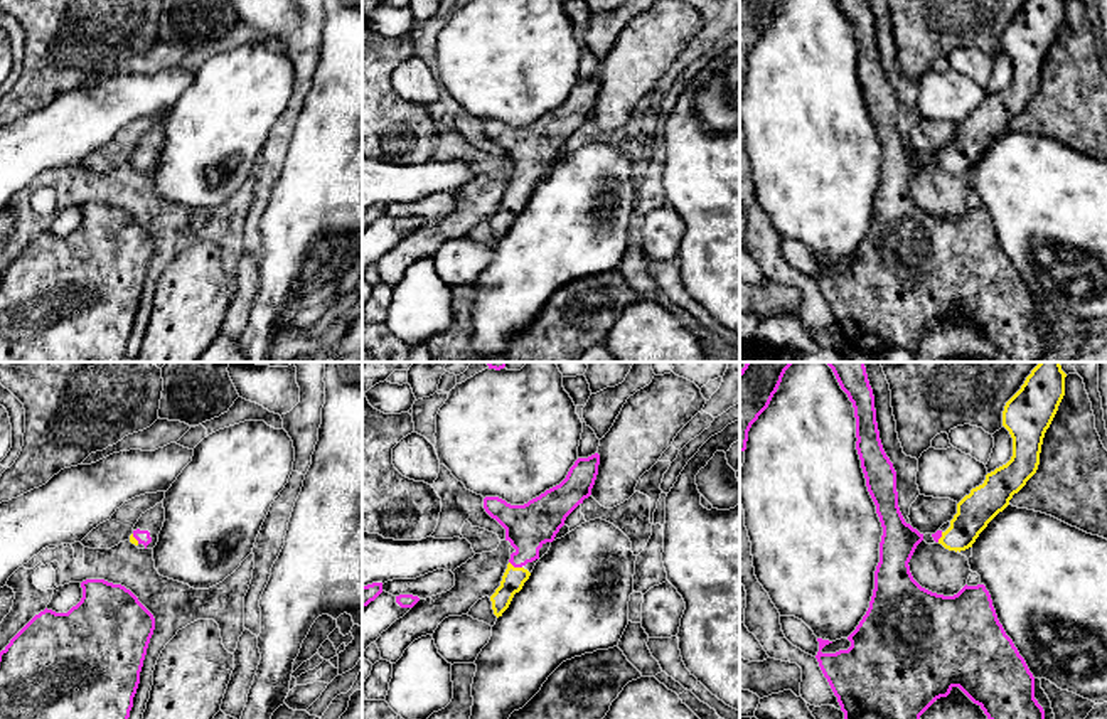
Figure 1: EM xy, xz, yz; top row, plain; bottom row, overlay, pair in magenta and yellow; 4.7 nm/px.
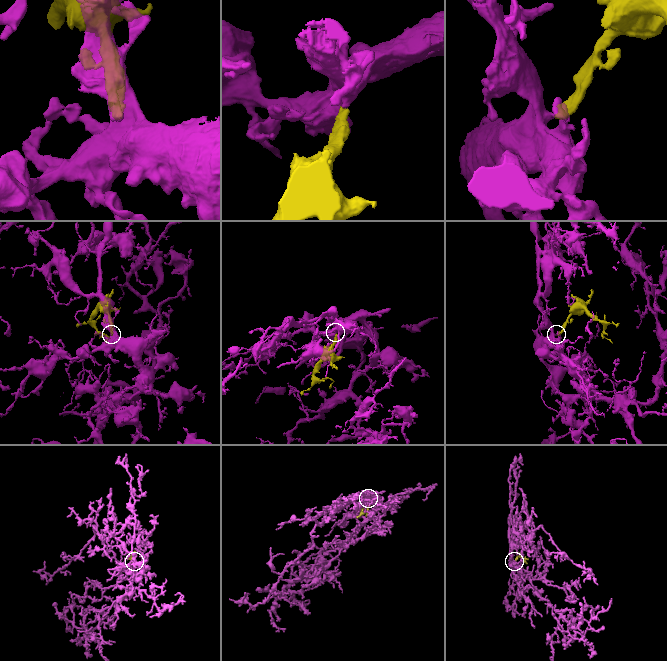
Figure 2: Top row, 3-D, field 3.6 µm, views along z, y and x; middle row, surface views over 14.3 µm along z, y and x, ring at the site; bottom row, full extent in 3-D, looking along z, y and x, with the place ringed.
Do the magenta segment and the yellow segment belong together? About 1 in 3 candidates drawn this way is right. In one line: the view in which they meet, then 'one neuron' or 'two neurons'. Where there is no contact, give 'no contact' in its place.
xz | one neuron

